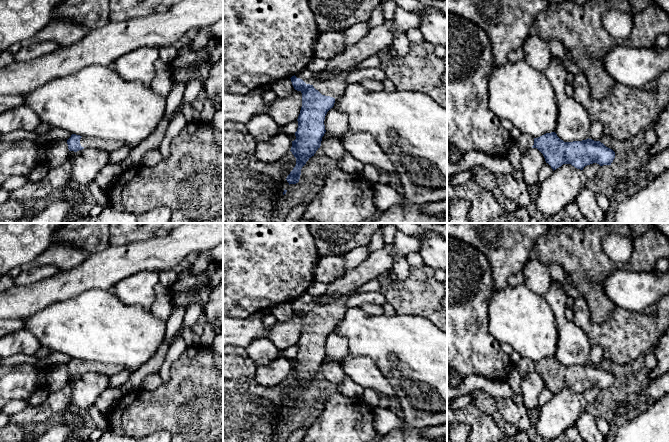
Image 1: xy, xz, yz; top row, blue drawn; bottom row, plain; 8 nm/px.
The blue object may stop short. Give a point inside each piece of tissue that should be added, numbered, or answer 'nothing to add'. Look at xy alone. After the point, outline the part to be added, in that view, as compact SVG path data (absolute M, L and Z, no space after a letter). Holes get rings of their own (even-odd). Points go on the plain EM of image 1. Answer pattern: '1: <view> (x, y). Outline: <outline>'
1: xy (109, 370). Outline: M82 360L80 368L84 372L95 372L112 377L124 370L124 367L120 364L103 364L99 362Z

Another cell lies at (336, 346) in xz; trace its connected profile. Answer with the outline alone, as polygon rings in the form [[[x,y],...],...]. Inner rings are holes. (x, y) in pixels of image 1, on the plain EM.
[[[331,332],[327,336],[324,344],[324,349],[326,356],[335,358],[340,362],[349,353],[348,342],[346,338],[336,332]]]

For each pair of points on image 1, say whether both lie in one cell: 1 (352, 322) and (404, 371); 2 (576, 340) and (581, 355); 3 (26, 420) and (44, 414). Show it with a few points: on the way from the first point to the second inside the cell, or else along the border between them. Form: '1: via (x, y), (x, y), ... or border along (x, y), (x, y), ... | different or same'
1: via (365, 334), (391, 358) | same
2: via (576, 344), (577, 351) | same
3: via (30, 416), (40, 414) | same

